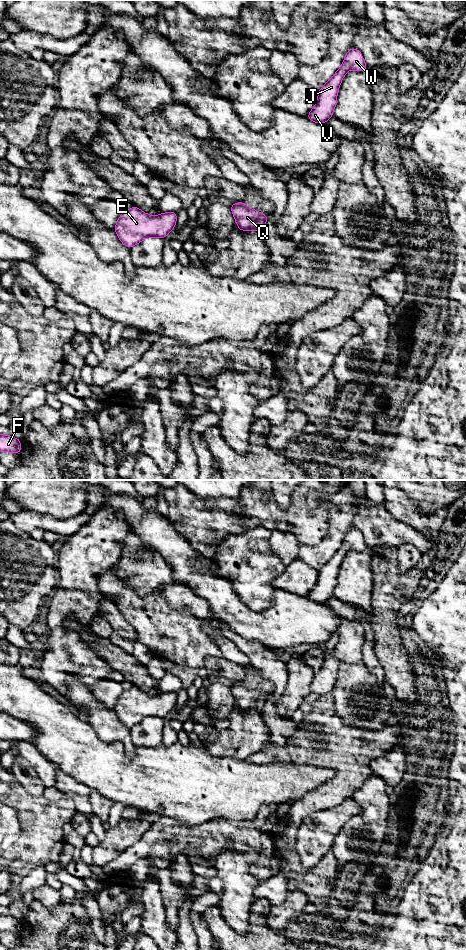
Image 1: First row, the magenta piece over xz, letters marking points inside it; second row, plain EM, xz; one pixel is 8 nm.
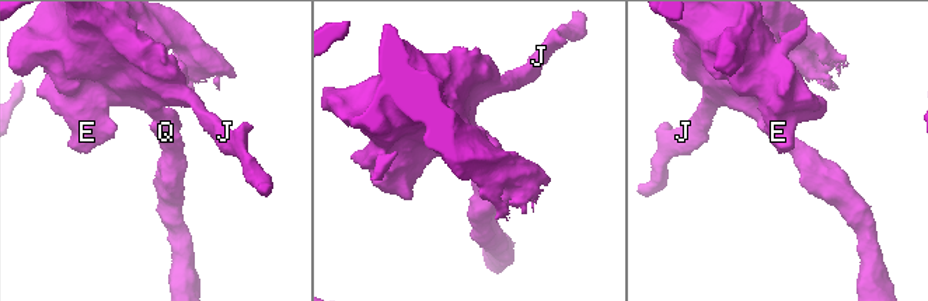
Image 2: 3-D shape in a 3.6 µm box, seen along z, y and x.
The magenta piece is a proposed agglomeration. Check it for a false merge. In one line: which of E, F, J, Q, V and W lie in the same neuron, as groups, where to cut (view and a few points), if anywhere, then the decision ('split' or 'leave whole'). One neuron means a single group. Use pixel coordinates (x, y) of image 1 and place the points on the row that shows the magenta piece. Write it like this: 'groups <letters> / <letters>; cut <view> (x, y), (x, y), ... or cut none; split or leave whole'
groups E F J V W / Q; cut xz (263, 214), (256, 221), (255, 229); split

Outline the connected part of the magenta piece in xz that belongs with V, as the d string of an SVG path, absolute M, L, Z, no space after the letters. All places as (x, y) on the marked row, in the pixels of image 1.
M356 48L349 49L341 67L318 91L317 102L306 117L312 122L325 124L333 117L333 110L337 105L337 94L345 74L349 70L364 72L366 69L368 66L362 53Z

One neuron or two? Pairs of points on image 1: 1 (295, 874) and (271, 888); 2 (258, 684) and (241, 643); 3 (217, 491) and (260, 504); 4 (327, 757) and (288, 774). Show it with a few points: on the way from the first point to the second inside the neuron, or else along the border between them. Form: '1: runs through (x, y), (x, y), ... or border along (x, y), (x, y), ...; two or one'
1: border along (274, 870), (284, 877), (288, 890); two
2: border along (249, 664), (268, 680); two
3: border along (242, 490), (237, 499); two
4: border along (290, 762), (327, 767), (331, 770); two

